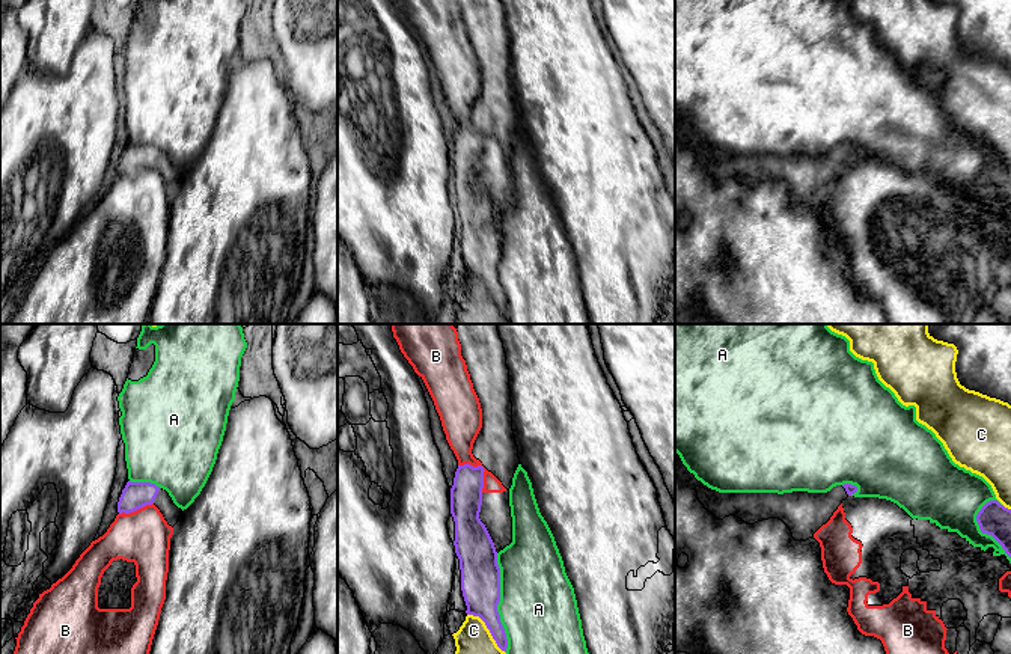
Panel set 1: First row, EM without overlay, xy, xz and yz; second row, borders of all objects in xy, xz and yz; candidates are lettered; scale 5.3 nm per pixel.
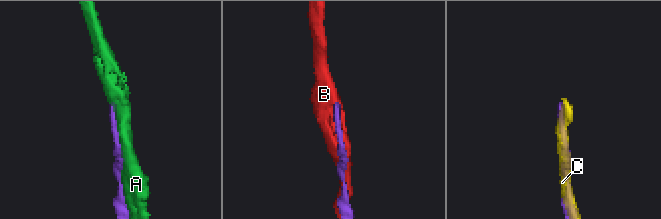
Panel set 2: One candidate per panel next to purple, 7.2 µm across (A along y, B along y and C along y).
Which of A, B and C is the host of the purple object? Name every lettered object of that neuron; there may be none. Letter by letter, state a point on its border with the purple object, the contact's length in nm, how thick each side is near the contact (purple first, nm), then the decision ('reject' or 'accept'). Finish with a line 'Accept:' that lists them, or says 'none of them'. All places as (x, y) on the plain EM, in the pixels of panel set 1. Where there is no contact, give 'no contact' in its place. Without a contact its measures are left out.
A: xz (497, 265) | 550 nm | 200/420 nm | reject
B: xz (482, 130) | 200 nm | 180/190 nm | reject
C: xz (488, 291) | 300 nm | 200/260 nm | reject
Accept: none of them

